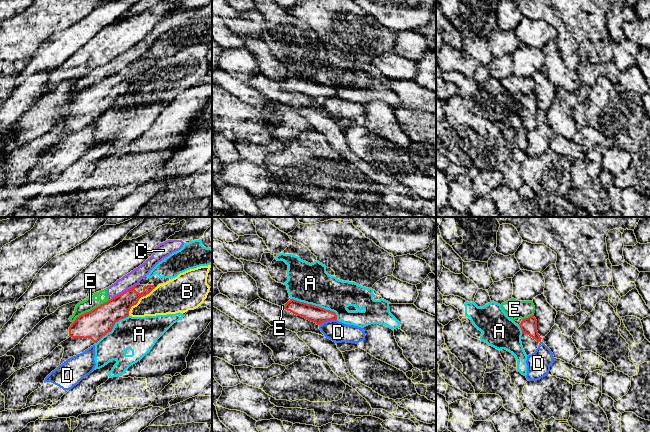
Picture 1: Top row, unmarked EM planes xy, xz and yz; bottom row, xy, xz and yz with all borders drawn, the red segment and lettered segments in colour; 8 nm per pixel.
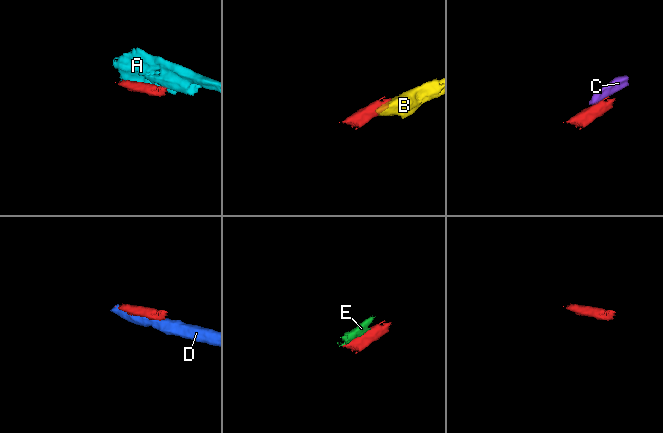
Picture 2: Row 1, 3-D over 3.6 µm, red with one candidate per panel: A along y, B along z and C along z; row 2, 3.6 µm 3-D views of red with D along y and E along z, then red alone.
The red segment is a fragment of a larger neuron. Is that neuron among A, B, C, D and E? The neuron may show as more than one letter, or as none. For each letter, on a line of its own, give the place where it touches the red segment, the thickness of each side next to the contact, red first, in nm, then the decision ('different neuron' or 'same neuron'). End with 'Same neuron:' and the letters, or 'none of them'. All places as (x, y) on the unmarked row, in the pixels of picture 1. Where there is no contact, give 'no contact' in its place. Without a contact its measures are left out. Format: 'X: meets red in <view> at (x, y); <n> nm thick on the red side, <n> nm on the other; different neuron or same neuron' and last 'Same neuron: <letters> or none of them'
A: meets red in xz at (316, 82); 140 nm thick on the red side, 320 nm on the other; different neuron
B: meets red in xy at (138, 76); 190 nm thick on the red side, 260 nm on the other; different neuron
C: meets red in xy at (126, 66); 190 nm thick on the red side, 120 nm on the other; different neuron
D: meets red in xz at (327, 96); 140 nm thick on the red side, 170 nm on the other; different neuron
E: meets red in xy at (91, 86); 240 nm thick on the red side, 100 nm on the other; different neuron
Same neuron: none of them

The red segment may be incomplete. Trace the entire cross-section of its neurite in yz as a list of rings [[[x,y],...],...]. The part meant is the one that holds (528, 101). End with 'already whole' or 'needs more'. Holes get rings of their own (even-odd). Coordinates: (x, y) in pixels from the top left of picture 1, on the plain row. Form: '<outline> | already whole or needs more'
[[[534,91],[522,95],[519,100],[522,106],[521,118],[526,131],[531,131],[536,127],[541,118],[541,113],[537,107],[537,96]]] | needs more

